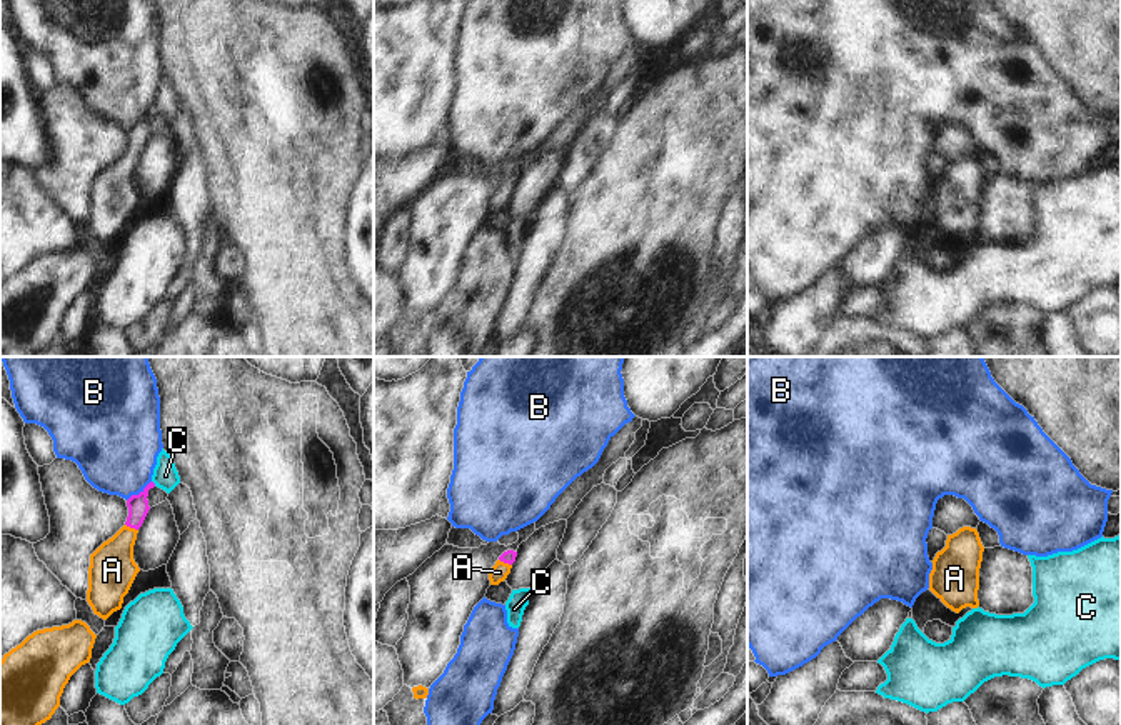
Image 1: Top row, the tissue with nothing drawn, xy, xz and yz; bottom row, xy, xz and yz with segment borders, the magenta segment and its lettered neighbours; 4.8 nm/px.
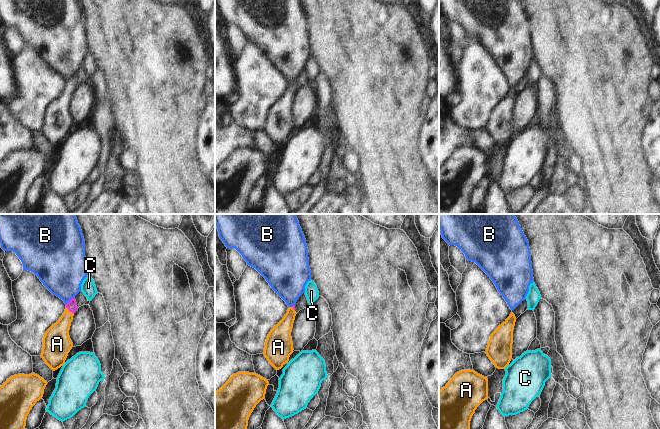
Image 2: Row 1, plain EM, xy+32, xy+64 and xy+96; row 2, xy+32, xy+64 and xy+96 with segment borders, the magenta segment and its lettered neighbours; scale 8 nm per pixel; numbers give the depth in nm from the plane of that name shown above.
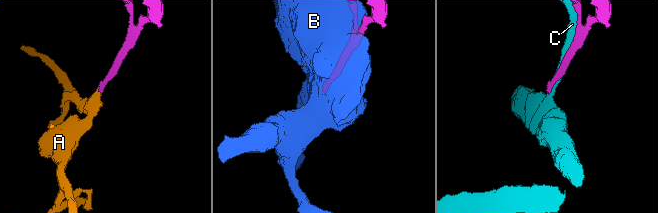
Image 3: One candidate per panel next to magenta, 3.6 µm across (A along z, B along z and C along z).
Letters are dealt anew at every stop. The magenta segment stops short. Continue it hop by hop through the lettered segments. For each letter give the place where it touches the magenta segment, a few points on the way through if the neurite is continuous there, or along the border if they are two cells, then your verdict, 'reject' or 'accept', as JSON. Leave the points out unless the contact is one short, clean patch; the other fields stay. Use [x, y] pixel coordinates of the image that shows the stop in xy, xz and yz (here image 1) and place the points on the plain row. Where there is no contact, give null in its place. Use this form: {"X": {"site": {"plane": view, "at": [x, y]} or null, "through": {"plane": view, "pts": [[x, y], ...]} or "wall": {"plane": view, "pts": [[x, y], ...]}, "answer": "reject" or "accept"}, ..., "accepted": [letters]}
{"A": {"site": {"plane": "xy", "at": [132, 154]}, "through": {"plane": "xy", "pts": [[137, 132], [132, 154], [112, 189], [112, 197]]}, "answer": "accept"}, "B": {"site": {"plane": "xy", "at": [140, 119]}, "answer": "reject"}, "C": {"site": {"plane": "xy", "at": [154, 110]}, "answer": "reject"}, "accepted": ["A"]}

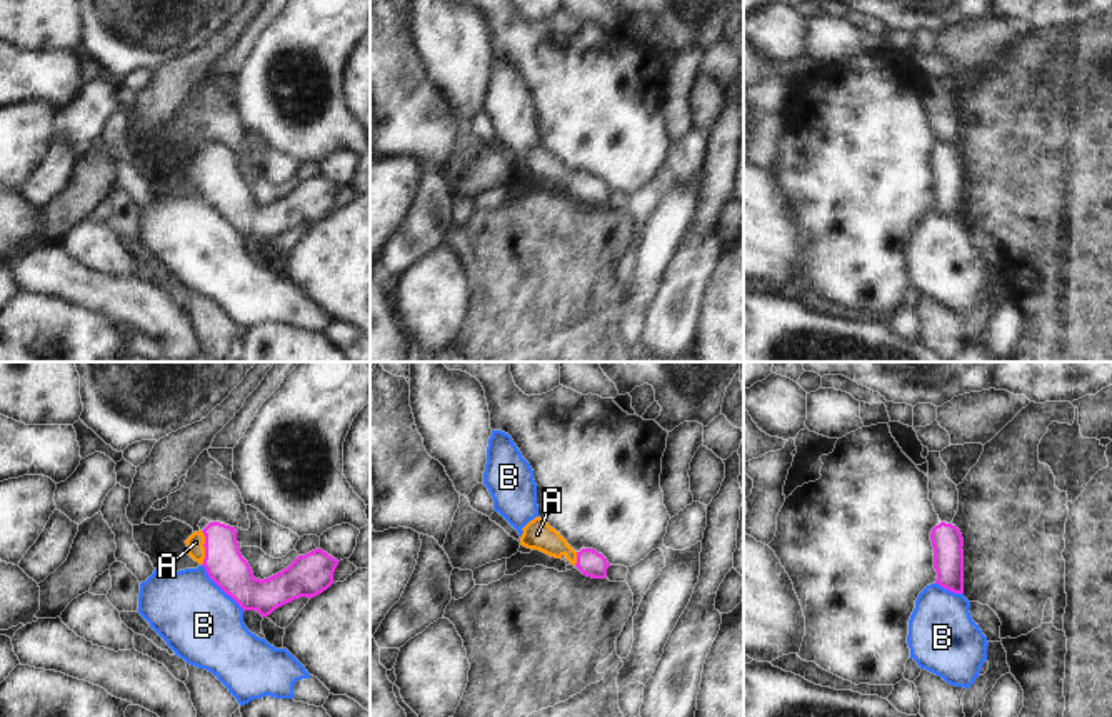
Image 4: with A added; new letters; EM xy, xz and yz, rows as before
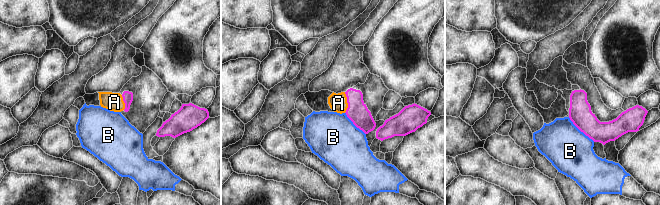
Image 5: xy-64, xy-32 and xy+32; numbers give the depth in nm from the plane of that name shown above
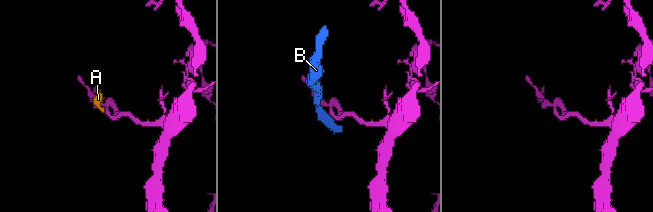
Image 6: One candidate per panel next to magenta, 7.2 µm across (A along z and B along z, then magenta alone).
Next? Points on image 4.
{"A": {"site": {"plane": "xy", "at": [204, 172]}, "through": {"plane": "xy", "pts": [[224, 189], [204, 172], [195, 169]]}, "answer": "accept"}, "B": {"site": {"plane": "xy", "at": [220, 214]}, "wall": {"plane": "xy", "pts": [[202, 190], [205, 199], [244, 237]]}, "answer": "reject"}, "accepted": ["A"]}

